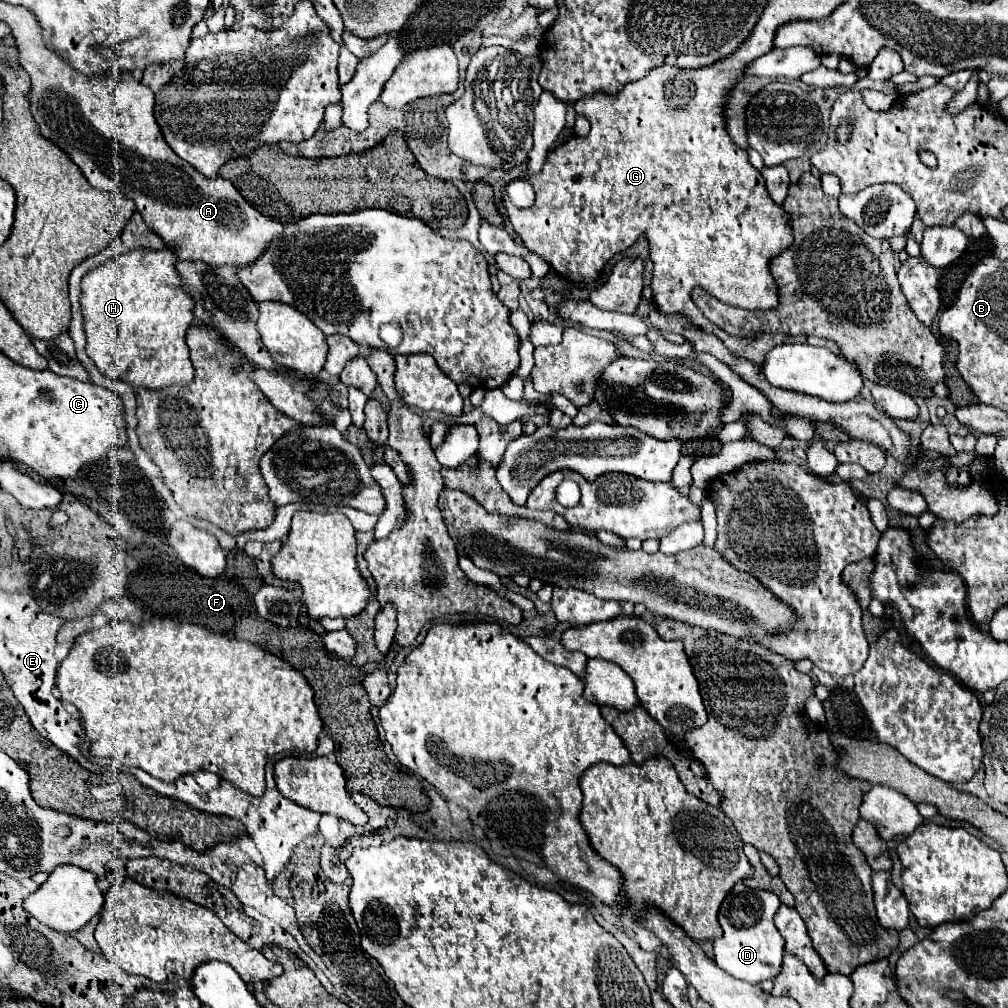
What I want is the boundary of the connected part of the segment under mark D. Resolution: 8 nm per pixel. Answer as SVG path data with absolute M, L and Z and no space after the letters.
M742 881L732 887L720 909L720 927L724 935L714 941L714 961L720 969L748 983L774 979L782 967L784 939L774 927L774 915L780 907L776 893L748 889Z

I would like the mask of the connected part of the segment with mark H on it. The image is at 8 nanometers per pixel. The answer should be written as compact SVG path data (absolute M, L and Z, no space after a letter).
M168 247L164 251L134 249L126 255L114 257L110 263L96 267L82 279L80 307L86 333L86 355L96 363L98 371L108 379L124 381L130 387L144 387L148 391L160 391L170 385L188 385L194 379L194 367L186 347L186 329L194 315L194 299L182 291L182 281L174 269L176 255Z

